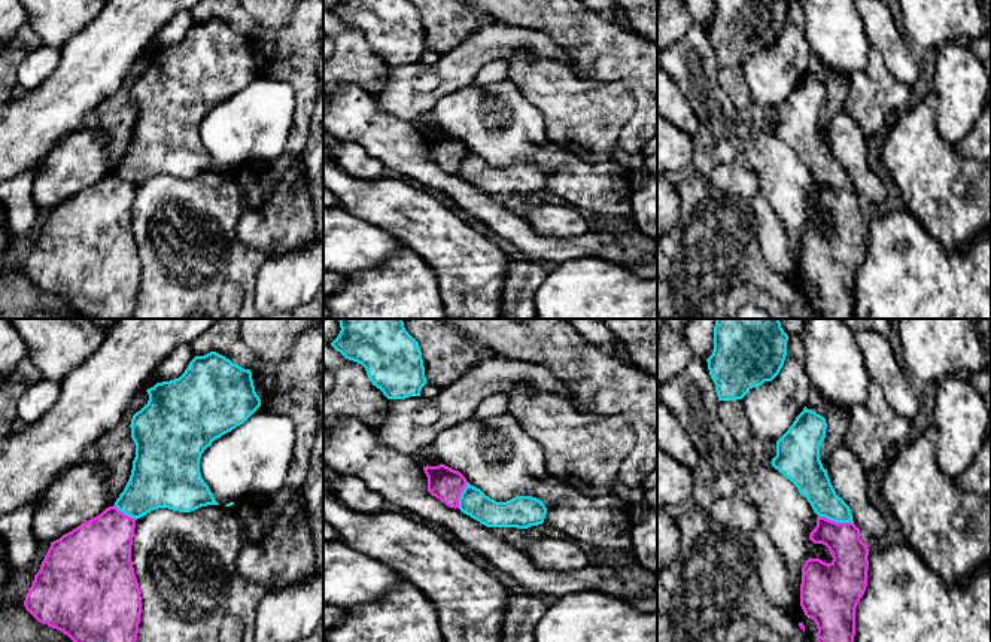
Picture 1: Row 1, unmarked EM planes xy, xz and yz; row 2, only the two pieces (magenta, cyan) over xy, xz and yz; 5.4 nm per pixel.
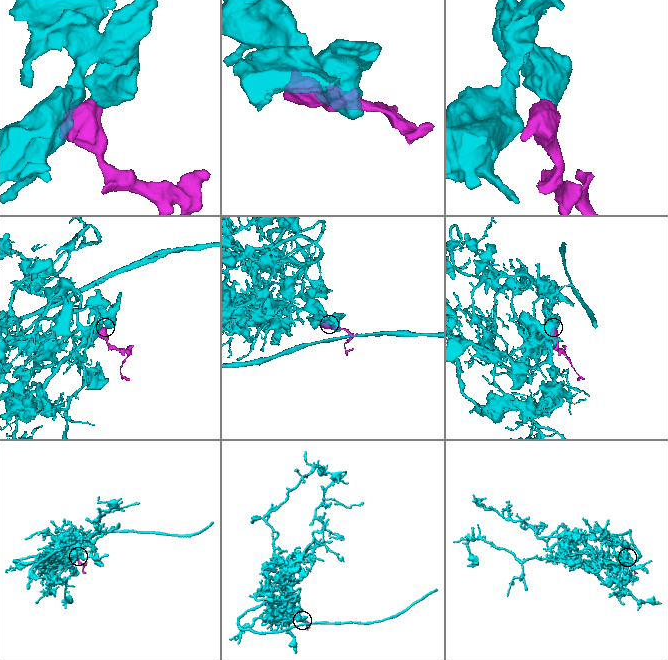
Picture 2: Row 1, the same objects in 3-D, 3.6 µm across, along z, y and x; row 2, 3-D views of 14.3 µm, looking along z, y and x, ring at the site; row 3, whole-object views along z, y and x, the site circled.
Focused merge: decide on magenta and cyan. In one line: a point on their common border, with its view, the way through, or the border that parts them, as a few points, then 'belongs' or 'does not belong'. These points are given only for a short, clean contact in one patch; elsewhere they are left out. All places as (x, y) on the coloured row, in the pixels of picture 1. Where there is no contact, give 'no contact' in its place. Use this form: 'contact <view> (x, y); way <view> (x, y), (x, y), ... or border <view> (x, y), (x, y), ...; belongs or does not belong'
contact yz (835, 522); way yz (850, 563), (835, 522), (832, 510), (812, 481); belongs

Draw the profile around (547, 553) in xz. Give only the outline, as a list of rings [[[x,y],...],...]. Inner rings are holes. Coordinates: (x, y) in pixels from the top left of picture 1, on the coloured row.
[[[541,538],[532,541],[526,553],[545,571],[577,571],[590,566],[583,545],[569,538]]]

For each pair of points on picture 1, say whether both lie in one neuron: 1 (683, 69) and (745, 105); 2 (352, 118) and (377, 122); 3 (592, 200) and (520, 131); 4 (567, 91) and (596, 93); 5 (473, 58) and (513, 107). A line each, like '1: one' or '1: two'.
1: two
2: one
3: one
4: one
5: two

